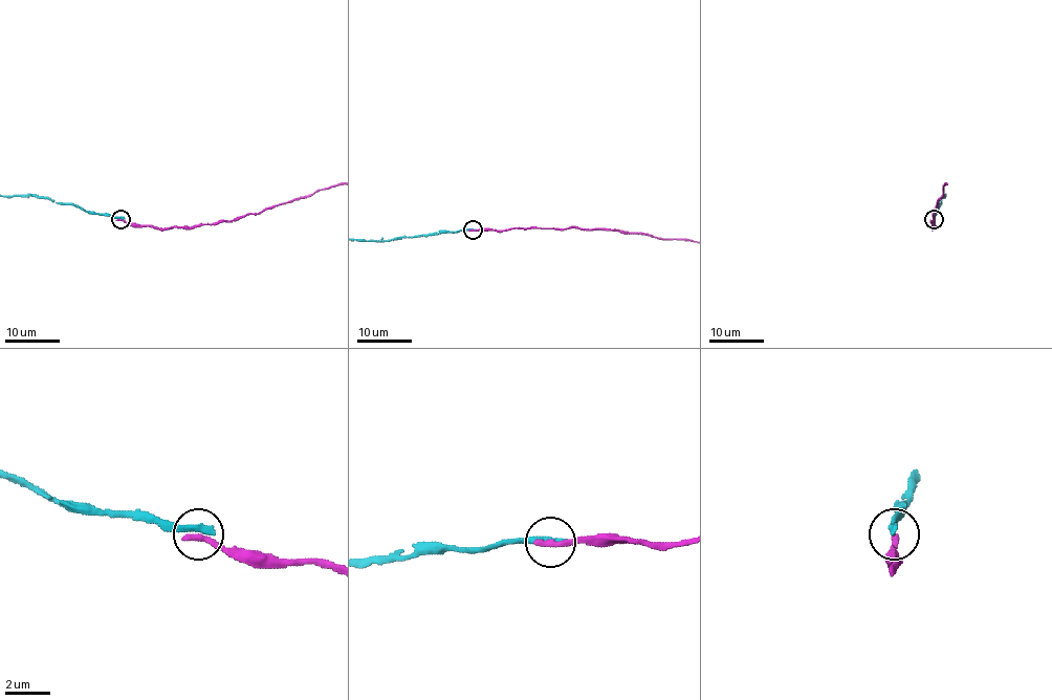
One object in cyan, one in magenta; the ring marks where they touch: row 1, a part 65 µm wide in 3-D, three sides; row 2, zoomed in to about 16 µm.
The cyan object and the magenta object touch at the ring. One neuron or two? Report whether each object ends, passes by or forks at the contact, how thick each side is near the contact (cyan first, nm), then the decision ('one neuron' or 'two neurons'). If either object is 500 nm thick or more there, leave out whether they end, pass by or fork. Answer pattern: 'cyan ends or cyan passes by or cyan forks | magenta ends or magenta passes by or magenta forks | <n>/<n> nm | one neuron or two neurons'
cyan ends | magenta ends | 360/320 nm | two neurons

